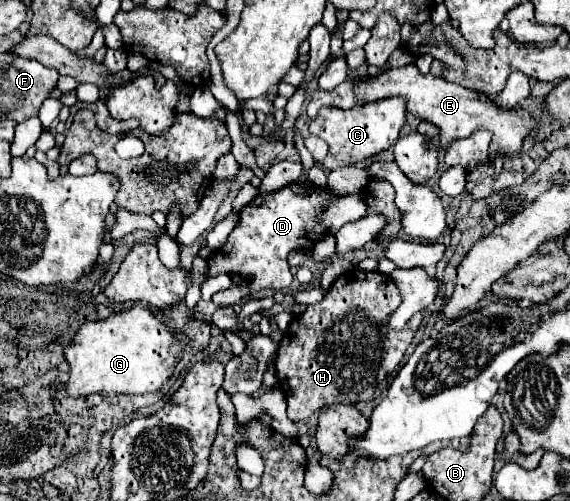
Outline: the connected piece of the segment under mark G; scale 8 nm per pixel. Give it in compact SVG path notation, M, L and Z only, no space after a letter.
M135 305L123 313L115 313L101 321L81 325L75 339L65 347L65 359L71 365L67 393L71 397L85 397L91 393L101 395L145 395L159 391L181 361L181 351L171 353L171 345L179 343L183 349L189 343L181 331L165 325L157 313L143 305Z

